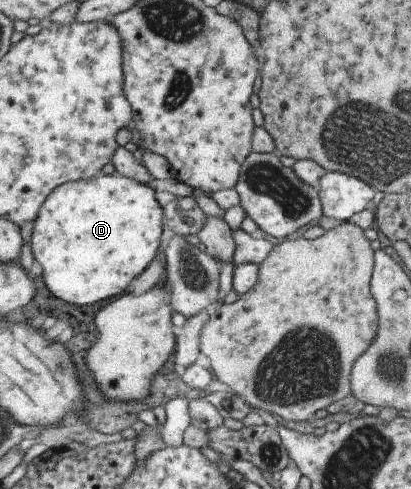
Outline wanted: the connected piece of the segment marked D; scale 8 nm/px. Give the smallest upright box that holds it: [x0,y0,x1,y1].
[29,173,167,306]

